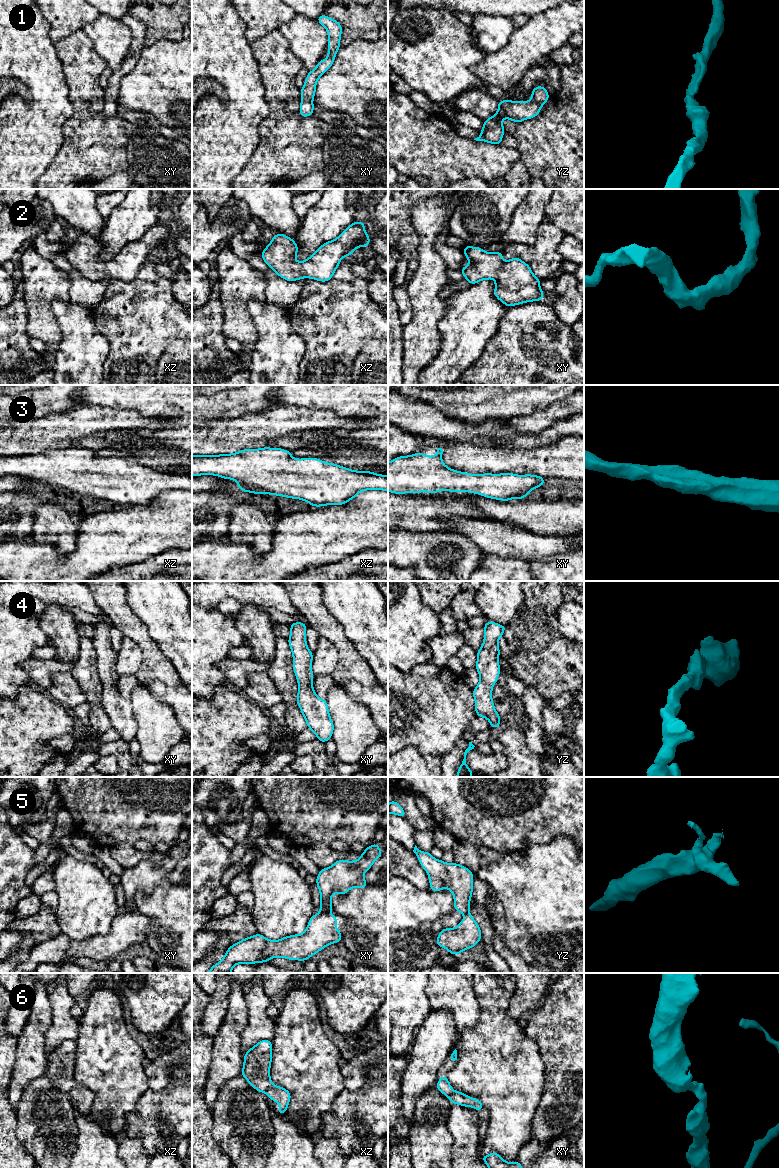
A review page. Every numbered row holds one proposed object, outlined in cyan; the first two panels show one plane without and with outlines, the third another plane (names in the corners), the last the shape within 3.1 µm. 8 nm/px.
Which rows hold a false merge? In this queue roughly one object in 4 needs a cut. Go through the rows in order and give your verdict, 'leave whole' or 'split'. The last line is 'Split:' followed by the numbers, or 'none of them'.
1: leave whole
2: leave whole
3: leave whole
4: leave whole
5: split
6: leave whole
Split: 5

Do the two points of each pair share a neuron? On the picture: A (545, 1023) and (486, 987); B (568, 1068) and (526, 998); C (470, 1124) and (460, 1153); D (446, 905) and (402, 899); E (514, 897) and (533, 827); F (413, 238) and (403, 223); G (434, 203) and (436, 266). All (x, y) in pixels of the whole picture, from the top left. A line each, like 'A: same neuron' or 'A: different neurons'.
A: different neurons
B: different neurons
C: same neuron
D: same neuron
E: different neurons
F: same neuron
G: same neuron

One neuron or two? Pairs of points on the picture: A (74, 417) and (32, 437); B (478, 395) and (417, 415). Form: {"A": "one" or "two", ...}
{"A": "one", "B": "two"}

